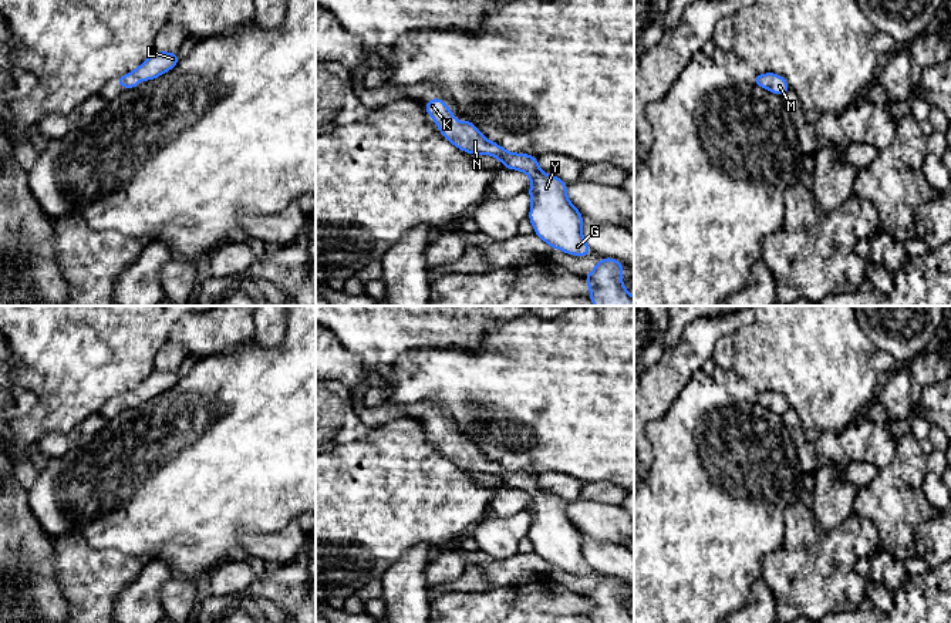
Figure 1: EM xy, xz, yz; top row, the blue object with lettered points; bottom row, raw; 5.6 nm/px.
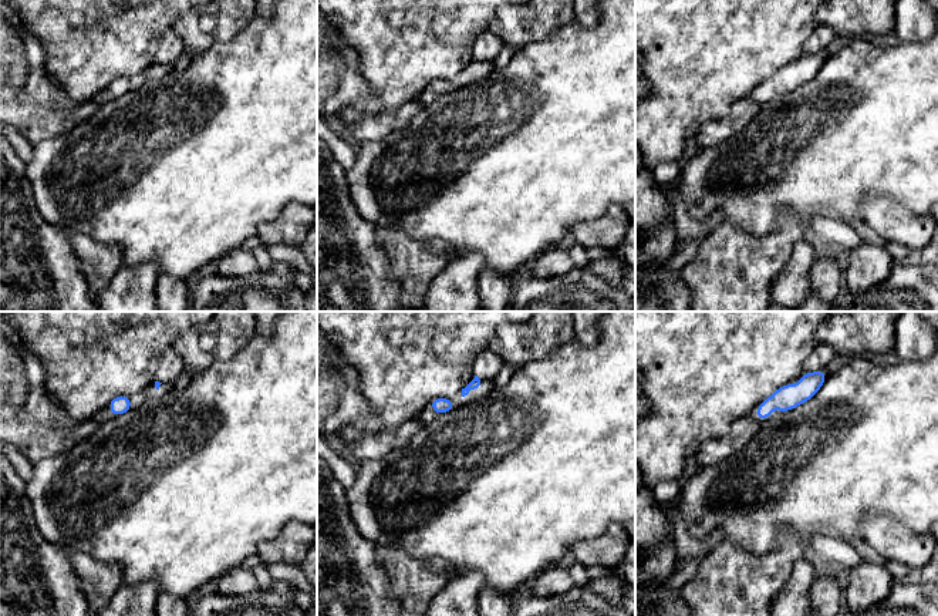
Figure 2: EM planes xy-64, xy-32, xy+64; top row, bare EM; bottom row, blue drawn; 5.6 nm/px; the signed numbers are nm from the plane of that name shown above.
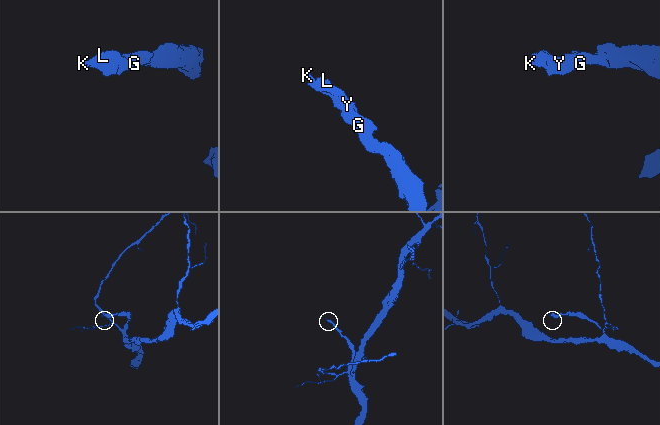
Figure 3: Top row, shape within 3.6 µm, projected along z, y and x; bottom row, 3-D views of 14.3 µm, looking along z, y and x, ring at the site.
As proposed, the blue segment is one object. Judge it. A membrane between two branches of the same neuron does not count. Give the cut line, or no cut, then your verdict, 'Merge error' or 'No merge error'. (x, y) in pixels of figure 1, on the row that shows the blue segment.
No split. No merge error

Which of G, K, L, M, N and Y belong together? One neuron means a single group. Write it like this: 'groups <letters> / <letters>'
groups G K L M N Y

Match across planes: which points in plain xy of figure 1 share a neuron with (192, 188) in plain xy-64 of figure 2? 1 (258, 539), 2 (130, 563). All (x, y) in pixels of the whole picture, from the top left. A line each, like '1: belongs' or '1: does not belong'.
1: does not belong
2: does not belong

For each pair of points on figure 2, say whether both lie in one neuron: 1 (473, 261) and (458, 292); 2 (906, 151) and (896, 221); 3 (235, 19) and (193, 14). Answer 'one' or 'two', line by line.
1: one
2: two
3: one

